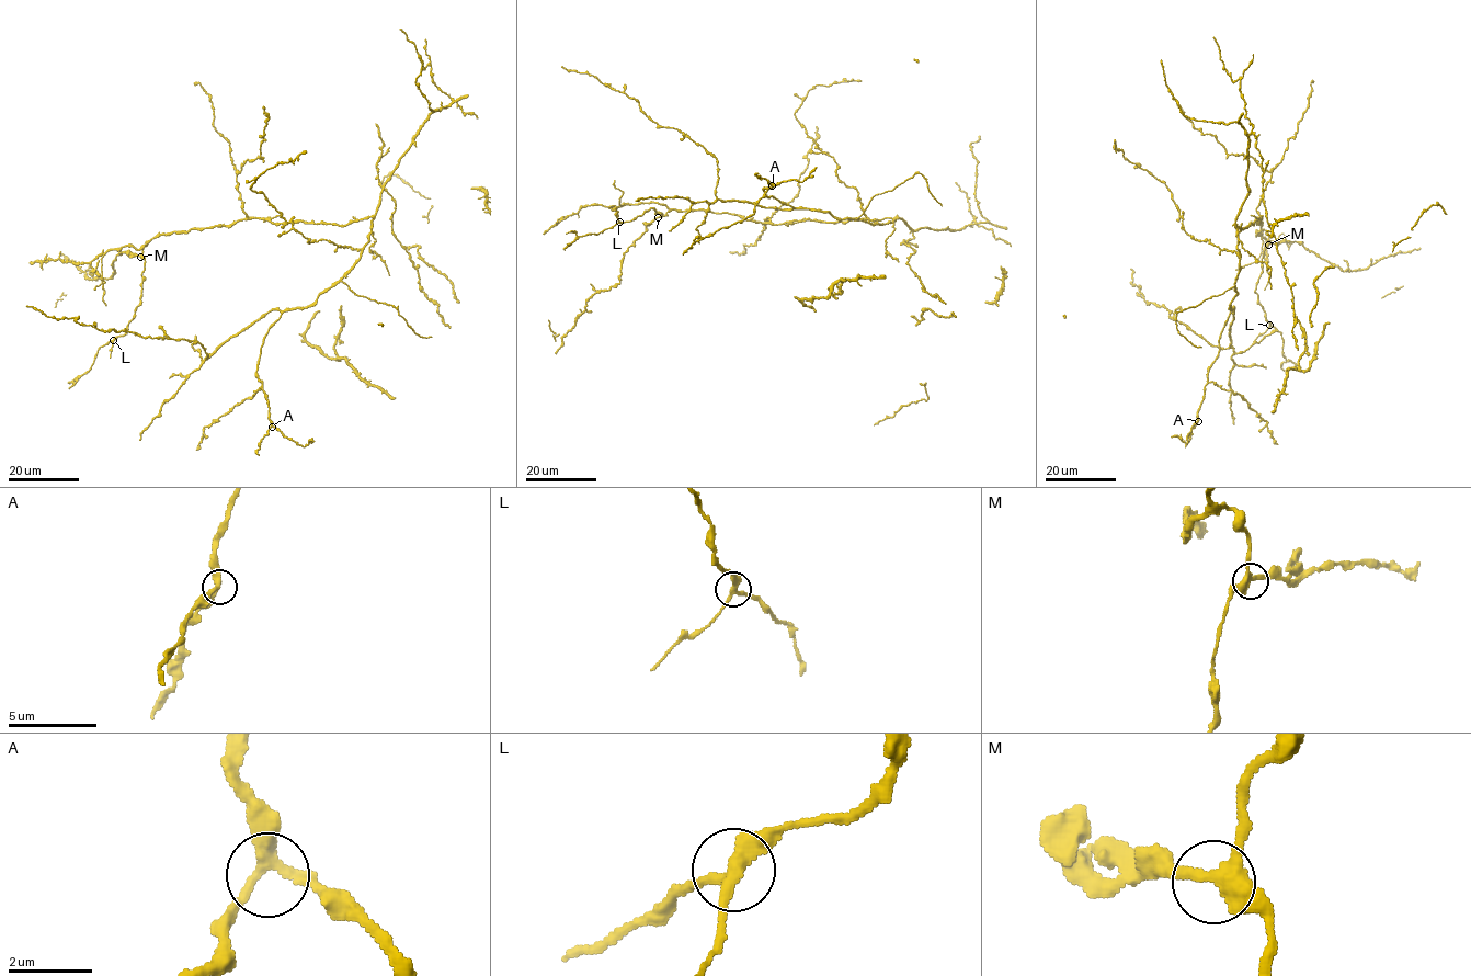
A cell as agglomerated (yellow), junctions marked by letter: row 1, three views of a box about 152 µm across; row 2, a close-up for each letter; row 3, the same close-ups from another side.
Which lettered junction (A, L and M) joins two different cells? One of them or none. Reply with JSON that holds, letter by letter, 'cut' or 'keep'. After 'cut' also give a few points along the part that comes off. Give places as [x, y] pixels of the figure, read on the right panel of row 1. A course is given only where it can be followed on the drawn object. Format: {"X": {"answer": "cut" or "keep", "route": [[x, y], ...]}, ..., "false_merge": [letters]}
{"A": {"answer": "keep"}, "L": {"answer": "cut", "route": [[1269, 326], [1253, 341]]}, "M": {"answer": "keep"}, "false_merge": ["L"]}

